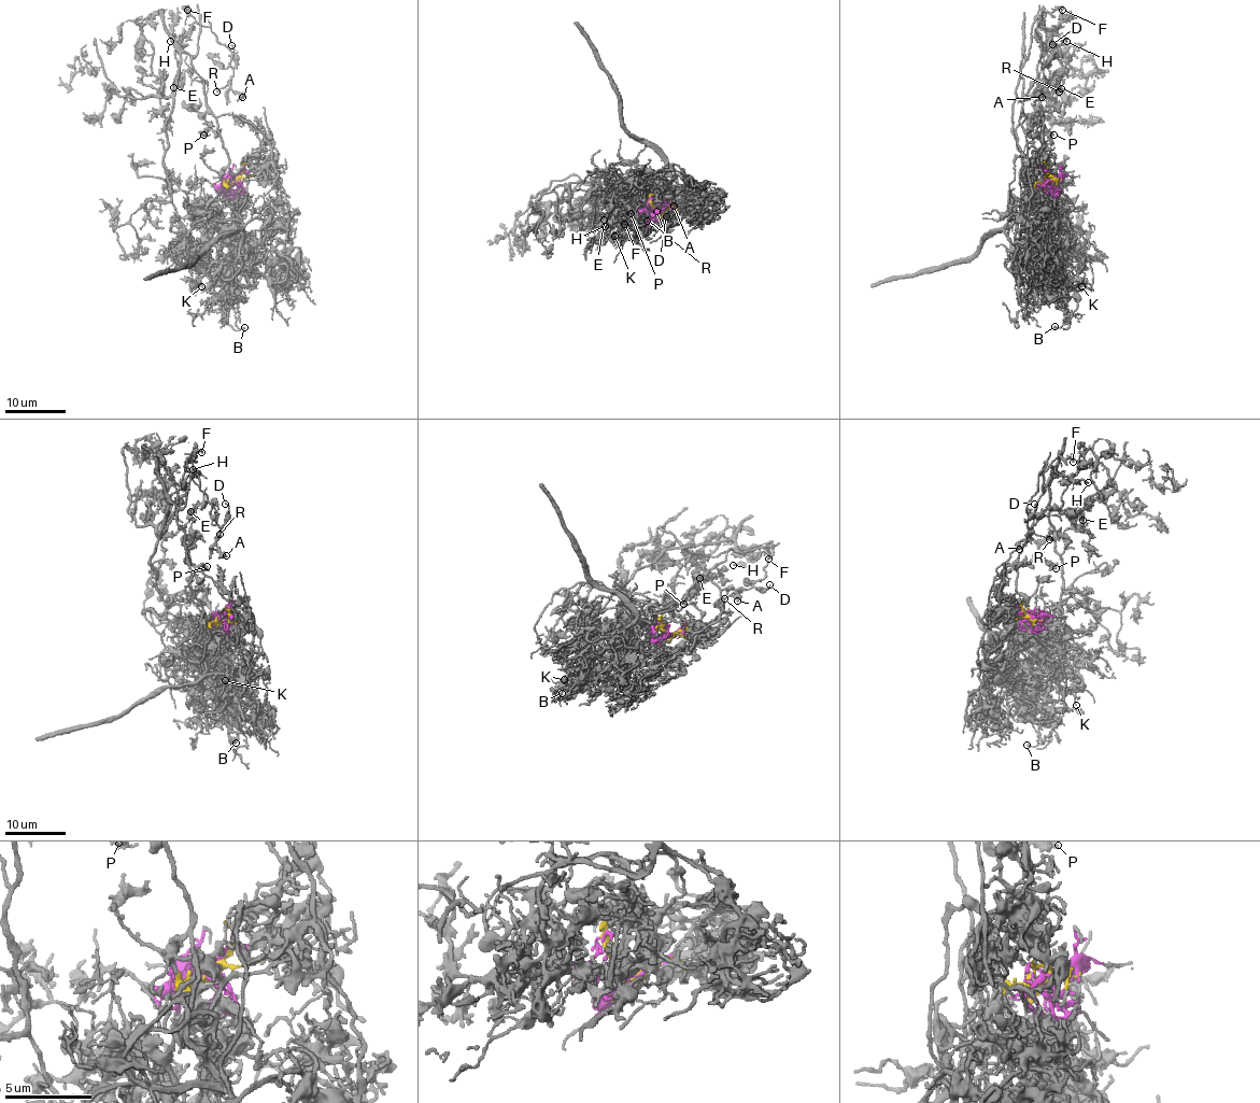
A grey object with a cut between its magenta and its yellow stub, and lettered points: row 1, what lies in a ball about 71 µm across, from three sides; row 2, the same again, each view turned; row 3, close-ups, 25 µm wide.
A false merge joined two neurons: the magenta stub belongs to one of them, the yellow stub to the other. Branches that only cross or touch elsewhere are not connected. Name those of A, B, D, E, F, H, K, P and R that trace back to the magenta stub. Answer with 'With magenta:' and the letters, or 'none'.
With magenta: B, K

